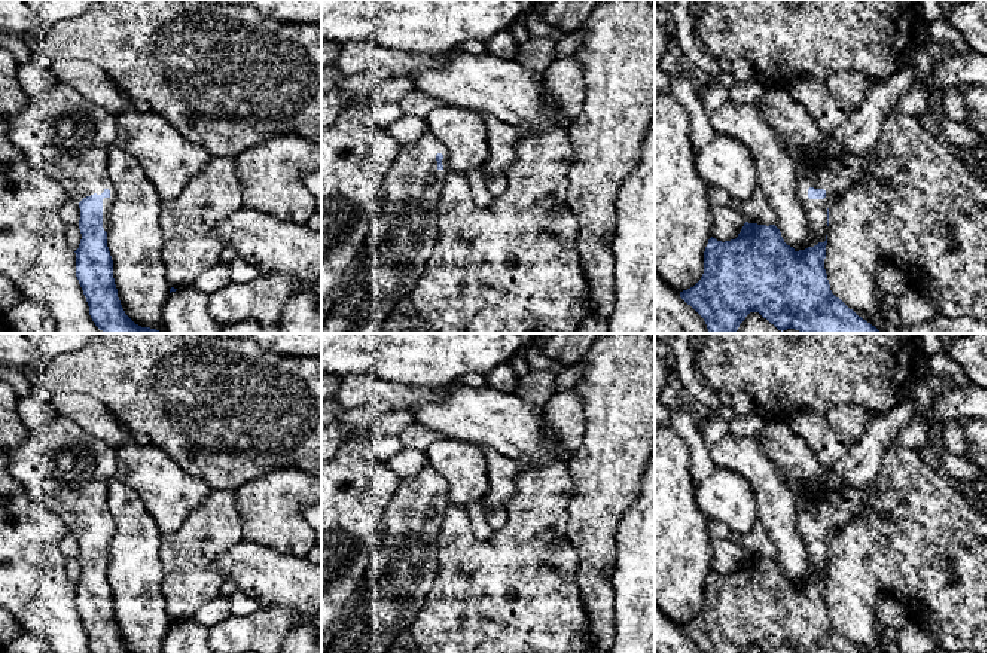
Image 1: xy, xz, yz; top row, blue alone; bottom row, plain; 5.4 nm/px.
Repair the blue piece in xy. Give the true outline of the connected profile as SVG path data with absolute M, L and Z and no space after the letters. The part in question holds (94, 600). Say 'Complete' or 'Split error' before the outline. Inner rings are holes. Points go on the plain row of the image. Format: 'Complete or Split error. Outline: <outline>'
Split error. Outline: M67 416L30 430L25 440L7 451L7 470L30 497L54 512L79 537L82 573L76 586L76 610L92 653L131 653L118 631L113 594L107 580L109 549L115 521L107 506L107 485L116 476L116 452Z

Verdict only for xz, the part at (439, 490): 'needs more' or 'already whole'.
needs more

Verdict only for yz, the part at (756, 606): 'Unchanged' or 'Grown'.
Grown

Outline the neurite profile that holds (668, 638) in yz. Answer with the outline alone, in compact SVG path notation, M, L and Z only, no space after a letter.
M655 604L655 653L704 653Z

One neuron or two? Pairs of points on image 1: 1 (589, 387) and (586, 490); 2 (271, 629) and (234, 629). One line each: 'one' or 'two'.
1: one
2: one

